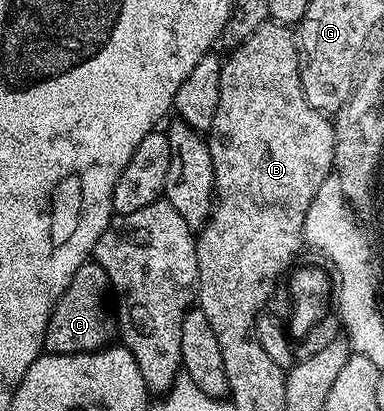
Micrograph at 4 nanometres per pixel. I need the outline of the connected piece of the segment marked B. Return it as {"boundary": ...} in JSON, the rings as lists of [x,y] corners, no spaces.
{"boundary":[[[269,20],[249,36],[249,40],[234,47],[231,54],[221,65],[221,96],[217,100],[217,116],[213,116],[213,124],[206,135],[209,156],[213,160],[213,172],[215,173],[215,193],[217,201],[213,207],[213,213],[207,219],[207,223],[198,231],[195,239],[195,251],[197,252],[197,268],[203,266],[203,282],[274,282],[278,287],[281,279],[292,269],[295,261],[295,253],[304,249],[303,225],[305,216],[309,212],[309,204],[313,196],[321,188],[333,170],[334,152],[334,128],[333,122],[326,114],[320,114],[307,105],[303,95],[303,85],[299,79],[299,61],[295,52],[294,33],[284,23]]]}

